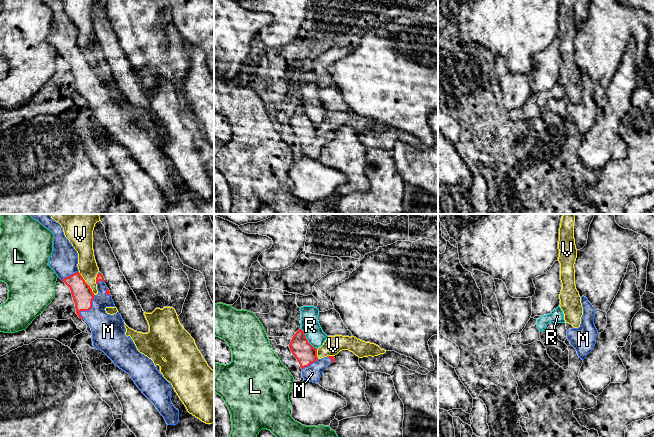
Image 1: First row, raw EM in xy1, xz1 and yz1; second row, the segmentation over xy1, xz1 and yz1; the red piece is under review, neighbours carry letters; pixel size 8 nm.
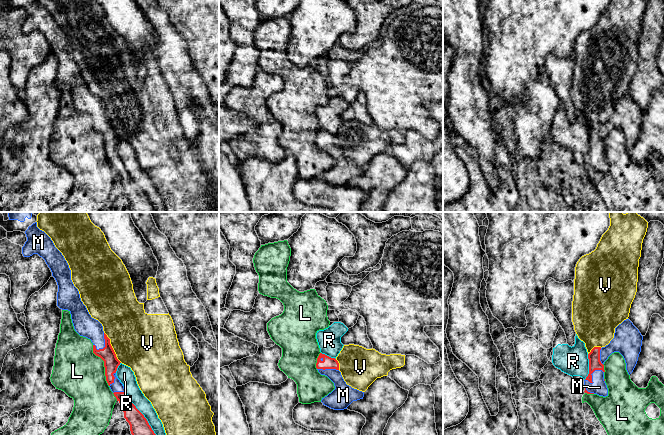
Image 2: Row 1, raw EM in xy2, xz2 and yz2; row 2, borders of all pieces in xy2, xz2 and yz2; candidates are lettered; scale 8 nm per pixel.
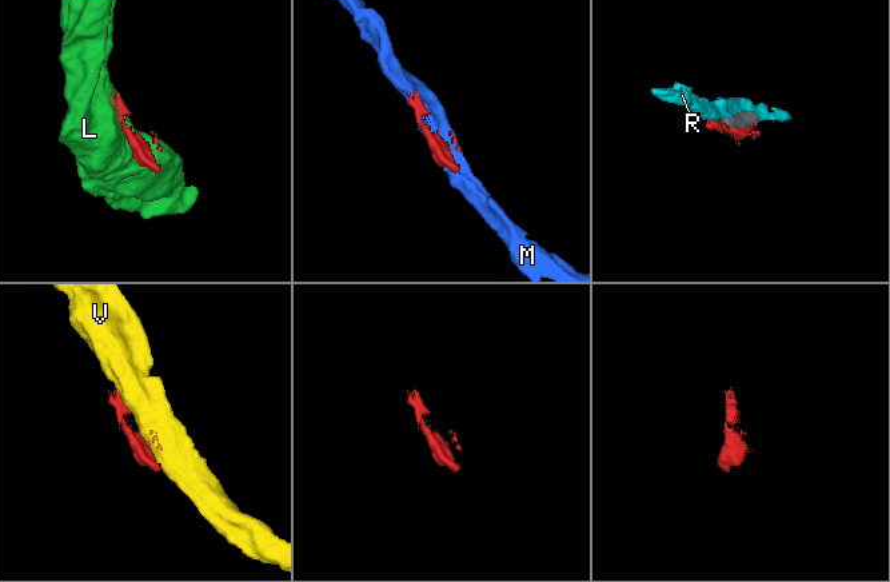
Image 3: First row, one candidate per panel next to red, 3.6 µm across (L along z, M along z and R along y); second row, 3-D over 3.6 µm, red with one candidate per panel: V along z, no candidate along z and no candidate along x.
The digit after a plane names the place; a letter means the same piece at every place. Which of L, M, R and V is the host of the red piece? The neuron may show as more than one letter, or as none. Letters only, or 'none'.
M

